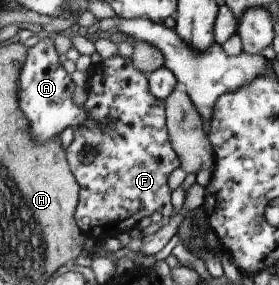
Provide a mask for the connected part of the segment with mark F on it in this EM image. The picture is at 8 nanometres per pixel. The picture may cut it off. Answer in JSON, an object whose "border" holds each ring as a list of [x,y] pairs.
{"border":[[[113,55],[106,59],[101,60],[96,65],[93,65],[88,72],[88,78],[86,82],[87,100],[84,102],[84,109],[88,112],[89,118],[86,118],[87,122],[82,124],[74,131],[74,137],[72,142],[67,148],[67,156],[70,162],[71,170],[74,172],[79,184],[81,186],[80,201],[75,213],[75,220],[82,228],[82,231],[88,238],[92,238],[97,241],[109,240],[109,238],[117,238],[121,232],[131,232],[133,228],[141,227],[151,214],[160,212],[165,217],[171,217],[173,214],[173,202],[171,202],[171,188],[169,188],[169,178],[173,174],[173,170],[181,168],[182,162],[180,156],[176,153],[174,146],[170,139],[170,132],[167,124],[166,115],[166,100],[158,99],[150,89],[150,77],[146,72],[143,72],[135,63],[132,57]]]}

